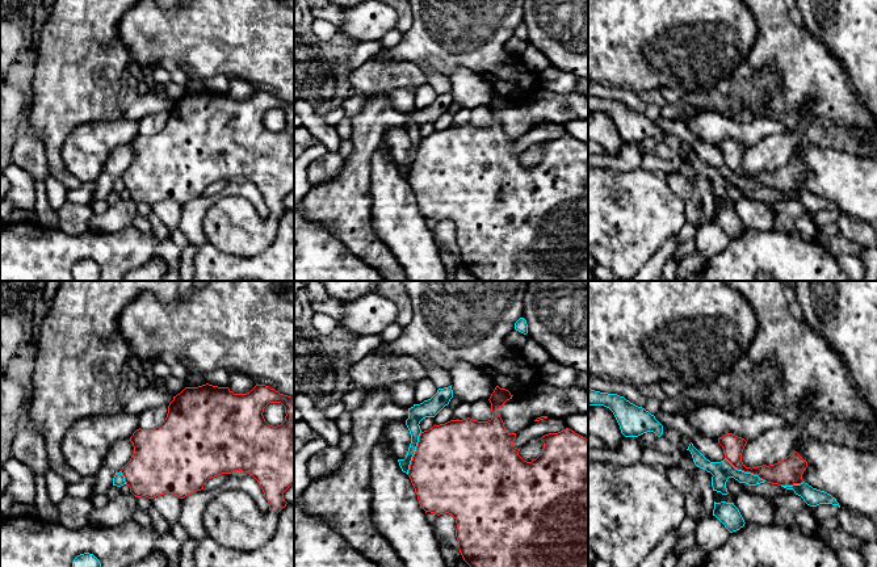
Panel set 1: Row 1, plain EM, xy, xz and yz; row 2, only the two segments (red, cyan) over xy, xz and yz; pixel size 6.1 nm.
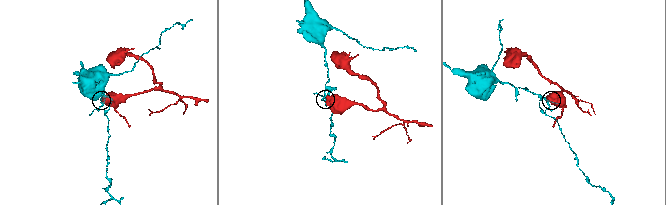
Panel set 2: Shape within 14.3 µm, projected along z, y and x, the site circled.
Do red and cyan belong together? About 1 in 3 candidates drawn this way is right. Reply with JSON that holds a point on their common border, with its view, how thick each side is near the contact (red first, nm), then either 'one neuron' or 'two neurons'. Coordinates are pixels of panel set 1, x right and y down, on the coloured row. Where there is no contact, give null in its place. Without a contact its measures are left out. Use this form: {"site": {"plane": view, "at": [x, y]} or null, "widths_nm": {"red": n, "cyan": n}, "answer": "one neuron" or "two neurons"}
{"site": {"plane": "xz", "at": [415, 453]}, "widths_nm": {"red": 500, "cyan": 100}, "answer": "two neurons"}

